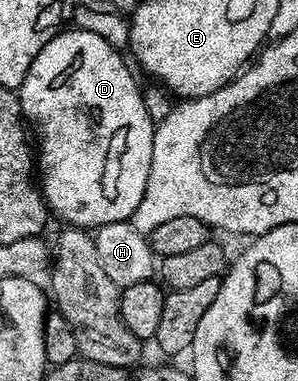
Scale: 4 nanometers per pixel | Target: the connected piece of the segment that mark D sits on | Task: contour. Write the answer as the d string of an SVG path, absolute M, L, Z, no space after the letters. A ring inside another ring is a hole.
M77 28L63 29L32 60L28 72L24 76L20 89L17 91L18 101L22 104L23 119L38 133L38 146L36 142L36 170L40 175L40 189L43 199L51 211L54 210L60 217L74 228L97 228L113 222L124 222L136 212L136 204L144 196L144 188L148 184L148 172L152 168L152 140L154 139L155 123L149 118L148 109L145 108L143 91L138 88L132 71L126 67L124 59L118 55L119 47L115 43L104 40L104 36L96 36L96 32L84 32Z

